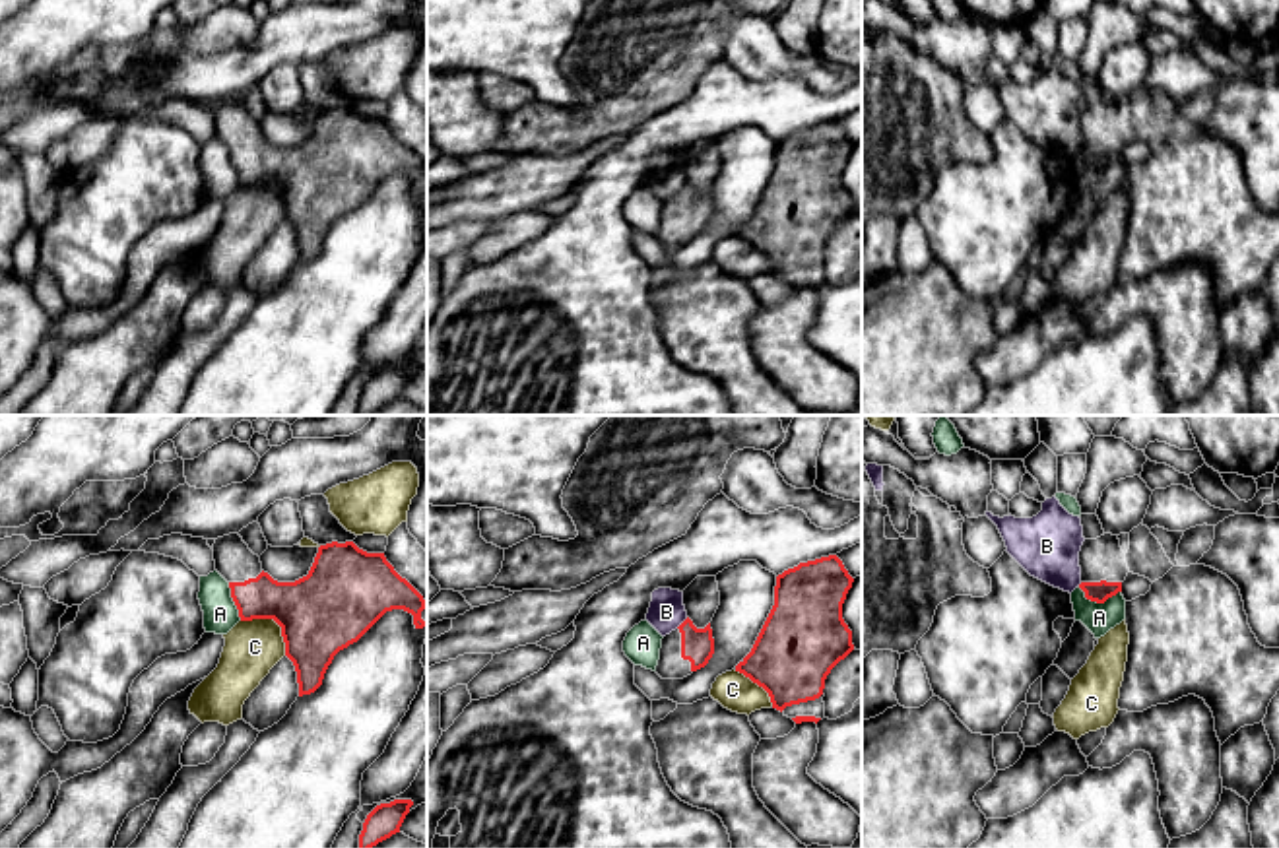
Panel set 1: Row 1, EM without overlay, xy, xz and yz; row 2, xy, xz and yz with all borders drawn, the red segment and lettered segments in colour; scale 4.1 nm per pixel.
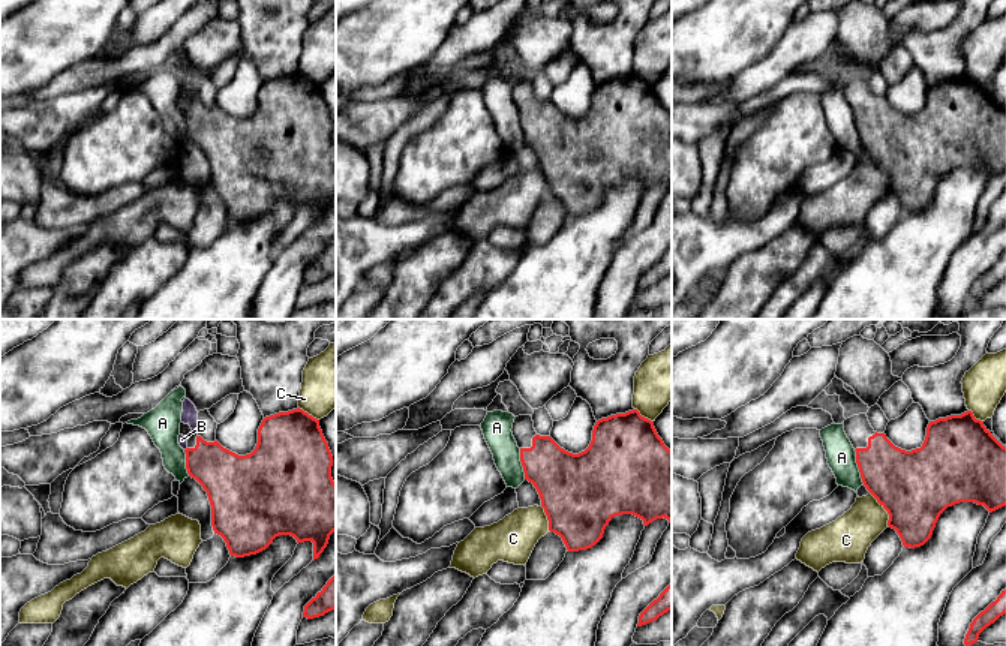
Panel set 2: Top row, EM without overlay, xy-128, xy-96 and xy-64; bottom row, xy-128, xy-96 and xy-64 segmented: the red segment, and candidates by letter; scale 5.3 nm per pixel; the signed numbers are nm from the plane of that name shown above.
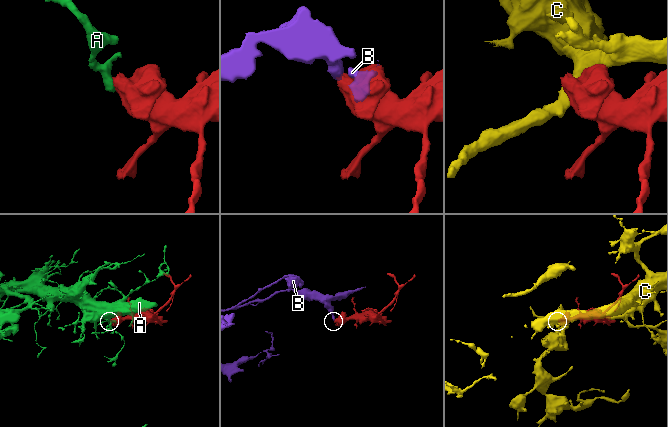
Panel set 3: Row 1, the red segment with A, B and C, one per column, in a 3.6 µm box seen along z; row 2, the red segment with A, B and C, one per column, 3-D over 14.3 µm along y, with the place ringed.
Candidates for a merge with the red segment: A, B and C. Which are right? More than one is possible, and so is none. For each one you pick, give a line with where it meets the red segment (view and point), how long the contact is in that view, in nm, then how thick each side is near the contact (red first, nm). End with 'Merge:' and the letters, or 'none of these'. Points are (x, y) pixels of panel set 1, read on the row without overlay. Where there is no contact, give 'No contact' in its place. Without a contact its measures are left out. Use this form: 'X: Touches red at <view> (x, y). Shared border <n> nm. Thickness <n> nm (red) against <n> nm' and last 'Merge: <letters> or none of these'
Merge: none of these

